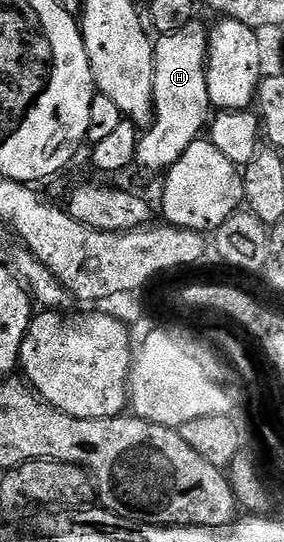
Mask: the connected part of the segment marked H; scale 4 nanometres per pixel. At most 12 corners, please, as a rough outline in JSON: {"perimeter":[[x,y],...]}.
{"perimeter":[[208,28],[155,45],[155,118],[138,166],[166,172],[204,134],[213,108]]}

